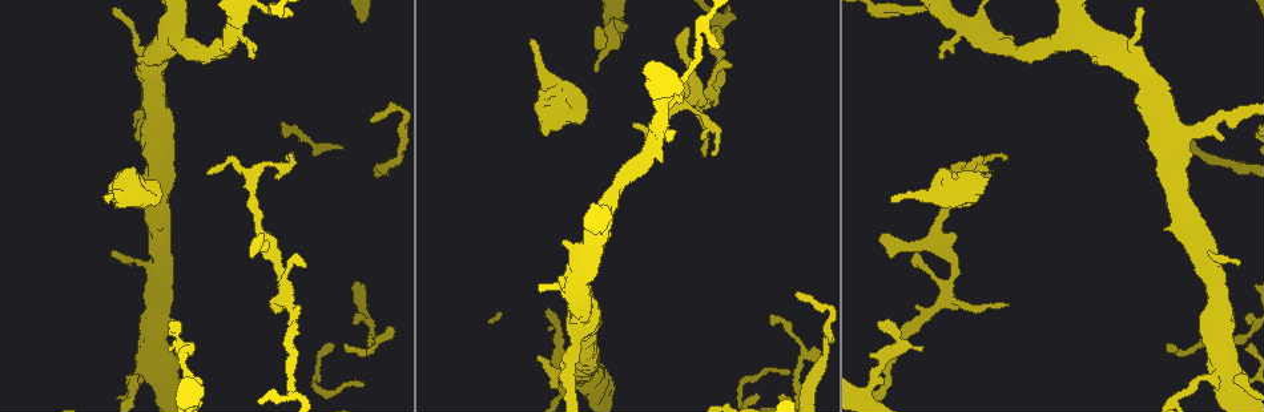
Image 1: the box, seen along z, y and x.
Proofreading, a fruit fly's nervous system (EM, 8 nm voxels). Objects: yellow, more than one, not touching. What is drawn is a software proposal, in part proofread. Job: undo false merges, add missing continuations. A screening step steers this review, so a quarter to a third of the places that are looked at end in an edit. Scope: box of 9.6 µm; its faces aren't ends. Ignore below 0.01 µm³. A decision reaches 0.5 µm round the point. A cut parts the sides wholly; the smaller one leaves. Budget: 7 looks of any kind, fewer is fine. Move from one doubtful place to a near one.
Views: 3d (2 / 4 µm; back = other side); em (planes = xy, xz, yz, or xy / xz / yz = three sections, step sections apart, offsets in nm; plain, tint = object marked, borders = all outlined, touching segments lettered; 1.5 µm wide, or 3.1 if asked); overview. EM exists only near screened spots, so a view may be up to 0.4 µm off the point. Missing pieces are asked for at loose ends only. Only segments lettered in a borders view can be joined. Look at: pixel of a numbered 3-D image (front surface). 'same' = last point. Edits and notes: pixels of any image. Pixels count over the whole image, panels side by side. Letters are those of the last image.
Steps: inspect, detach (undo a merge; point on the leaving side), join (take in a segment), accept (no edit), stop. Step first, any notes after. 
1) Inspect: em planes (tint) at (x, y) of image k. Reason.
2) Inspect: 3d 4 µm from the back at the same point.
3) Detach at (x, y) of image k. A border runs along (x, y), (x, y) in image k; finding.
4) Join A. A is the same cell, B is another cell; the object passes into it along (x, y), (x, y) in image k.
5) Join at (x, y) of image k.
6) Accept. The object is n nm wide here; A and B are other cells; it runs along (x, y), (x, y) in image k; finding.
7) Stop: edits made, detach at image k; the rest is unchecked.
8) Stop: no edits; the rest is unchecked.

Inspect: 3d 2 µm from the back at (108, 200) of image 1. Branch stops here.

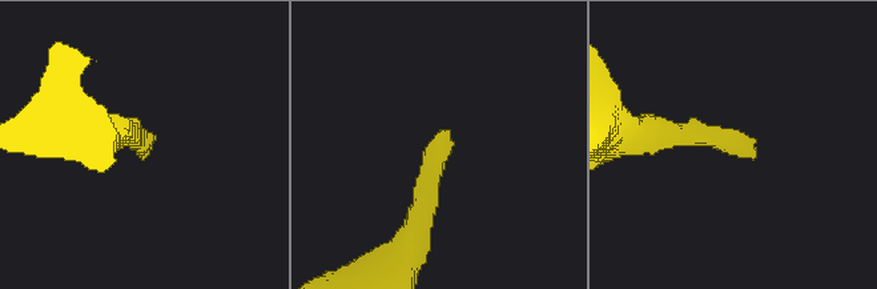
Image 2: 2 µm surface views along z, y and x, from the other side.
Inspect: em xy step 8 (tint) at (141, 151) of image 2. Shape alone is not enough.

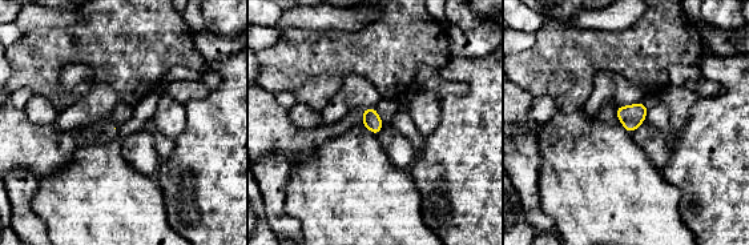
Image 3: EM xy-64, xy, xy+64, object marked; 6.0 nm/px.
Inspect: em xy step 8 (borders) at the same point. See the neighbours.

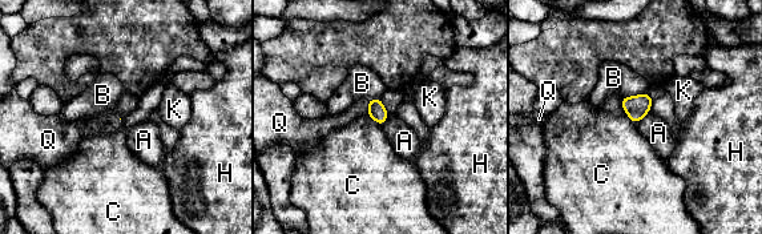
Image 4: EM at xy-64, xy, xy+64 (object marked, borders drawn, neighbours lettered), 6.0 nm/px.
Join Q. The longest contact is with C, 190 nm; Q is the same cell, A, B, C, H and K are other cells; the object passes into it along (377, 111), (369, 108), (361, 108) in image 4; it goes on there.

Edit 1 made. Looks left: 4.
Inspect: overview. Redraw.

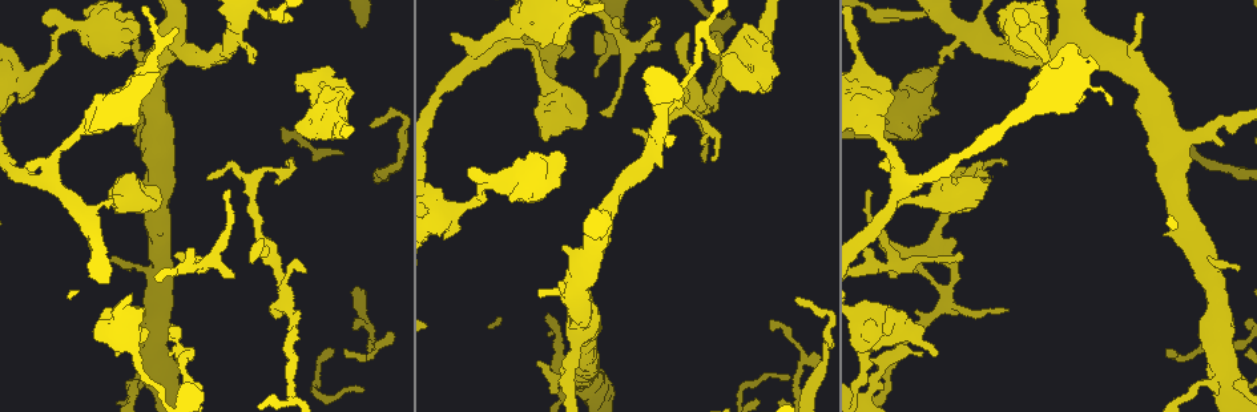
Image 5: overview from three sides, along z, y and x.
Inspect: 3d 4 µm at (293, 379) of image 5. Sharp bend.

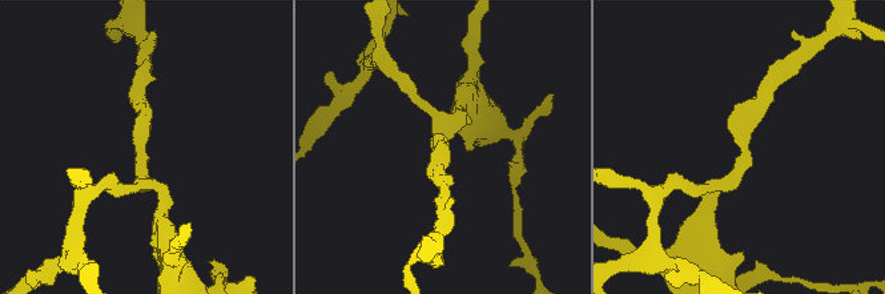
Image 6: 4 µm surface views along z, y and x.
Inspect: em planes (borders) at (743, 152) of image 6.

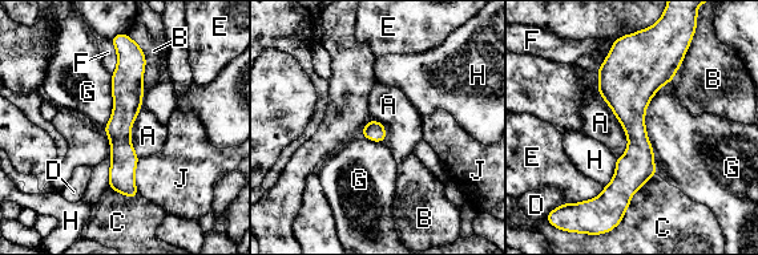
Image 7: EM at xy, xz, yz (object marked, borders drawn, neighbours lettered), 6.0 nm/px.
Accept. The object is 130 nm wide here; A, B, C, D, E, F, G, H and J are other cells; continuous, no second neuron.

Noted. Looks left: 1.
Stop: edits made, join at image 4; the rest is unchecked.

